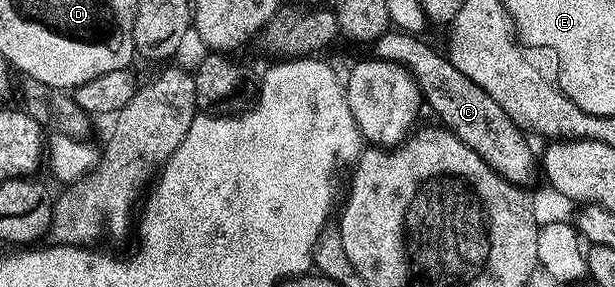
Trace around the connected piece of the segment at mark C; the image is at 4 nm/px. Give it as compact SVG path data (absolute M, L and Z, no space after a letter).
M389 29L374 43L373 50L376 51L374 54L378 60L406 65L419 85L420 94L426 106L428 103L432 111L439 116L438 124L449 130L457 139L461 139L461 143L465 143L465 147L472 148L481 159L485 159L485 163L489 163L489 167L493 167L497 175L501 175L509 183L520 187L534 186L536 184L534 181L535 169L537 173L537 153L531 150L531 145L527 142L528 134L520 129L517 123L513 123L509 115L505 115L504 109L491 95L482 91L477 83L466 78L457 67L453 66L449 57L442 52L437 53L423 39L416 34L404 33L403 30Z

